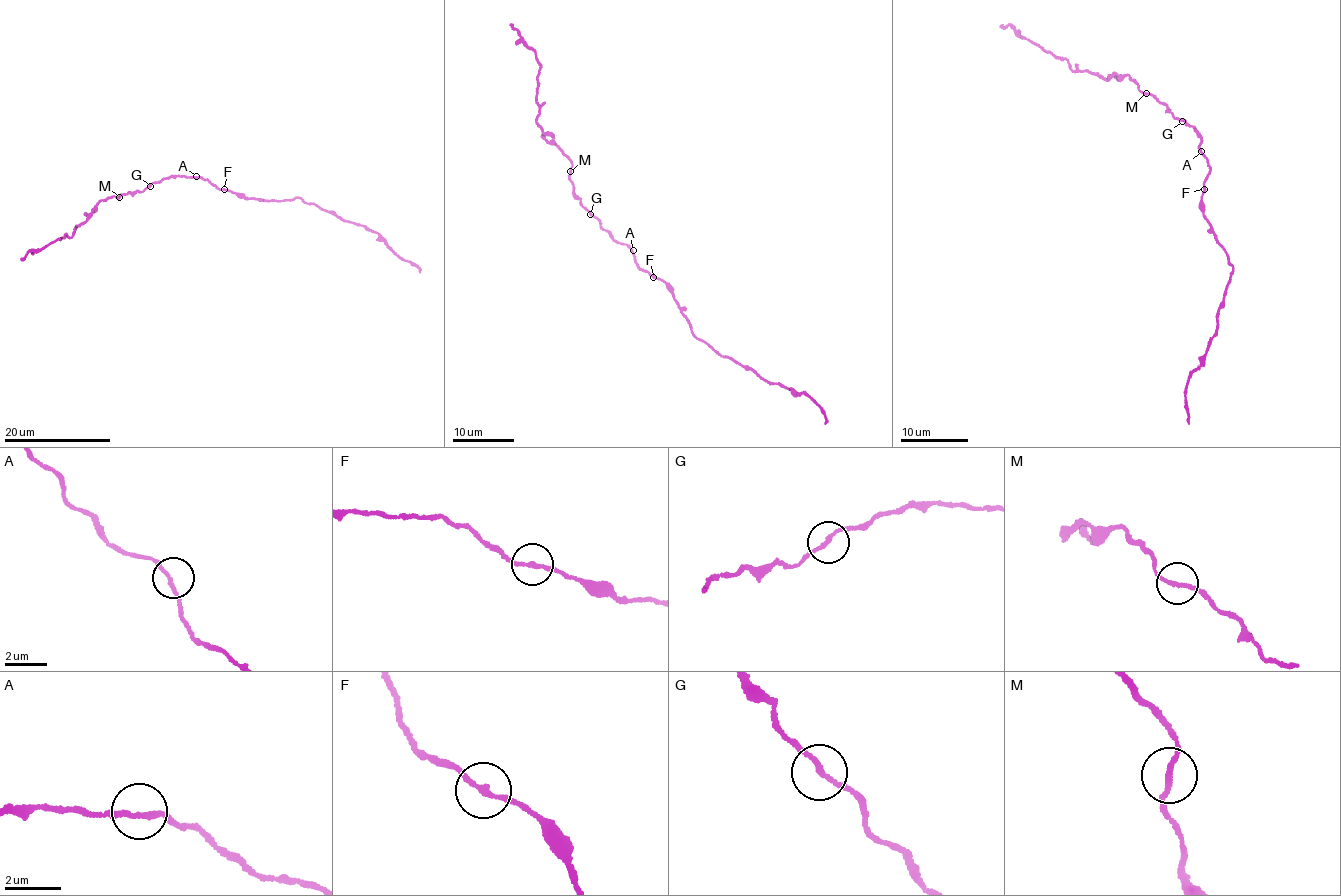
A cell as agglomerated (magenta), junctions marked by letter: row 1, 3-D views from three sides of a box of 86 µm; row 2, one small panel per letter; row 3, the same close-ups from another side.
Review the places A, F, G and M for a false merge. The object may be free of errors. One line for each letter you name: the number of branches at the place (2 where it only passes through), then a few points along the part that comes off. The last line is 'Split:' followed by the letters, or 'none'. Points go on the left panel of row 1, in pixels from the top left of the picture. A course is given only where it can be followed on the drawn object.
Split: none

